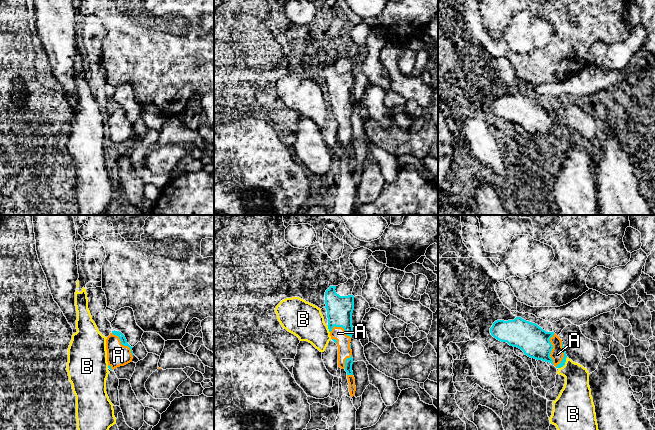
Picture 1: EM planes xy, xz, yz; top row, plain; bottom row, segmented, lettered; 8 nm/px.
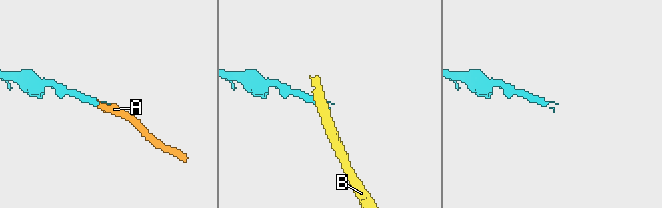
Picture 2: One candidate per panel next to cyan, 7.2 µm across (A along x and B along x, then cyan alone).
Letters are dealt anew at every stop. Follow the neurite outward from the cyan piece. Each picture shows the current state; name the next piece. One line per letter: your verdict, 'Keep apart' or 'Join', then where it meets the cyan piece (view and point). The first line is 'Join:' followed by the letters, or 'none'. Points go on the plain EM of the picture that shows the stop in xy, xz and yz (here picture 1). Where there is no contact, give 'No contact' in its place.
Join: A
A: Join. Touches cyan at yz (552, 124)
B: Keep apart. Touches cyan at yz (564, 140)

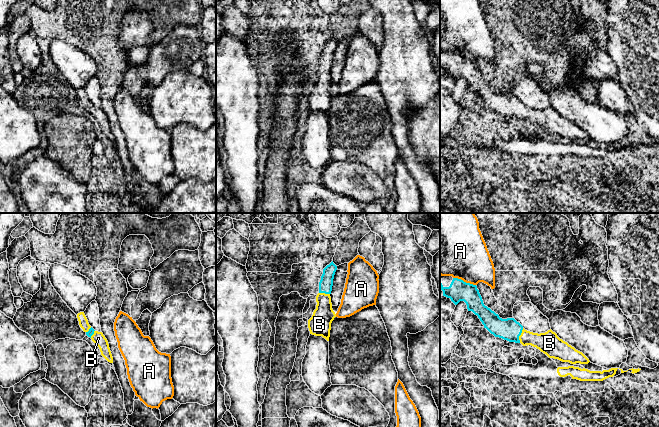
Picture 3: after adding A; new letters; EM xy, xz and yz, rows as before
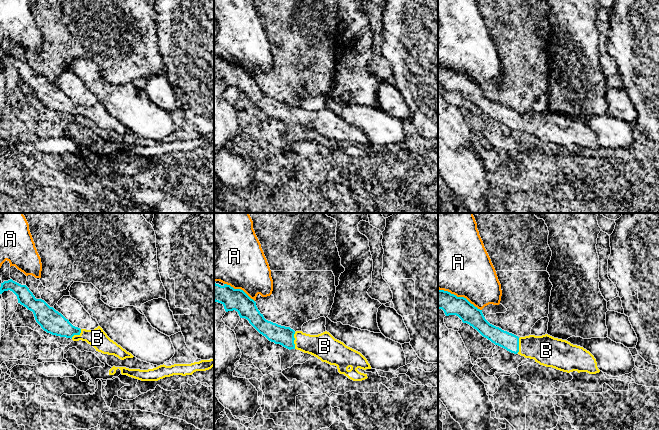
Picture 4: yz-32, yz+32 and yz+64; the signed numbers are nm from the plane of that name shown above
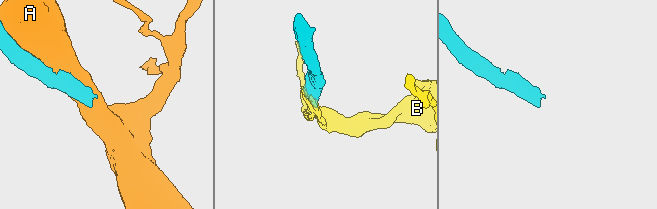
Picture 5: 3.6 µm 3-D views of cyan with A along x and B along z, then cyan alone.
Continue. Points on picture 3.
Join: B
A: Keep apart. Touches cyan at yz (463, 57)
B: Join. Touches cyan at yz (520, 110)

